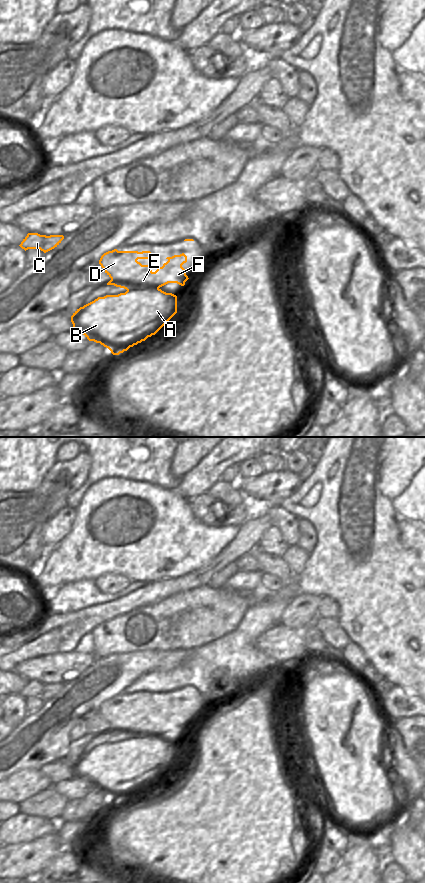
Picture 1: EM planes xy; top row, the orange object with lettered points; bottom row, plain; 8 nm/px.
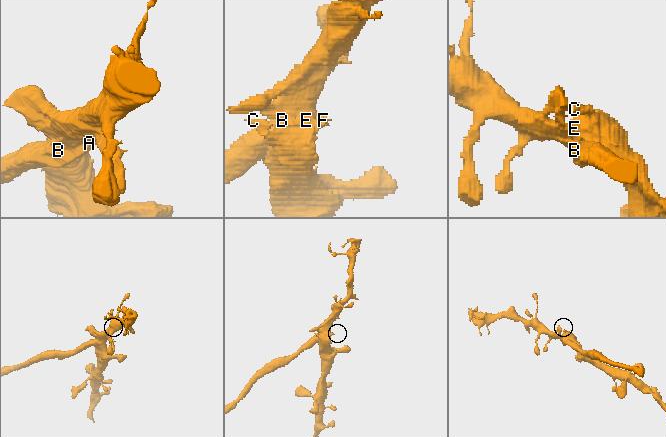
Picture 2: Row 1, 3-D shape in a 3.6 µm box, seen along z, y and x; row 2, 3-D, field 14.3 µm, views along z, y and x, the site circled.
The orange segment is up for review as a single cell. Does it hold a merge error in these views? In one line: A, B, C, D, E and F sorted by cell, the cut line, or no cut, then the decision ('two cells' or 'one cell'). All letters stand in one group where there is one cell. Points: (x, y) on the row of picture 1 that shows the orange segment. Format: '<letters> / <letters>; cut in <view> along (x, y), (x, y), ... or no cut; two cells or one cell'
A B / C D E F; cut in xy along (158, 288), (151, 300), (132, 315), (82, 309); two cells

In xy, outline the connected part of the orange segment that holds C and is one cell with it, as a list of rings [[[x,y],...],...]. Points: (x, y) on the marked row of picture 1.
[[[28,233],[19,246],[25,251],[28,249],[40,249],[46,253],[57,247],[63,239],[63,235],[46,236],[38,233]]]

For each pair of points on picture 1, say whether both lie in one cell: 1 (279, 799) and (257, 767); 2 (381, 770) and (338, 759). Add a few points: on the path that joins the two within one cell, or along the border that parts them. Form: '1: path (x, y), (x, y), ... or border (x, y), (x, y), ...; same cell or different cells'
1: path (271, 791), (269, 780), (265, 775); same cell
2: path (370, 770), (349, 770); same cell

